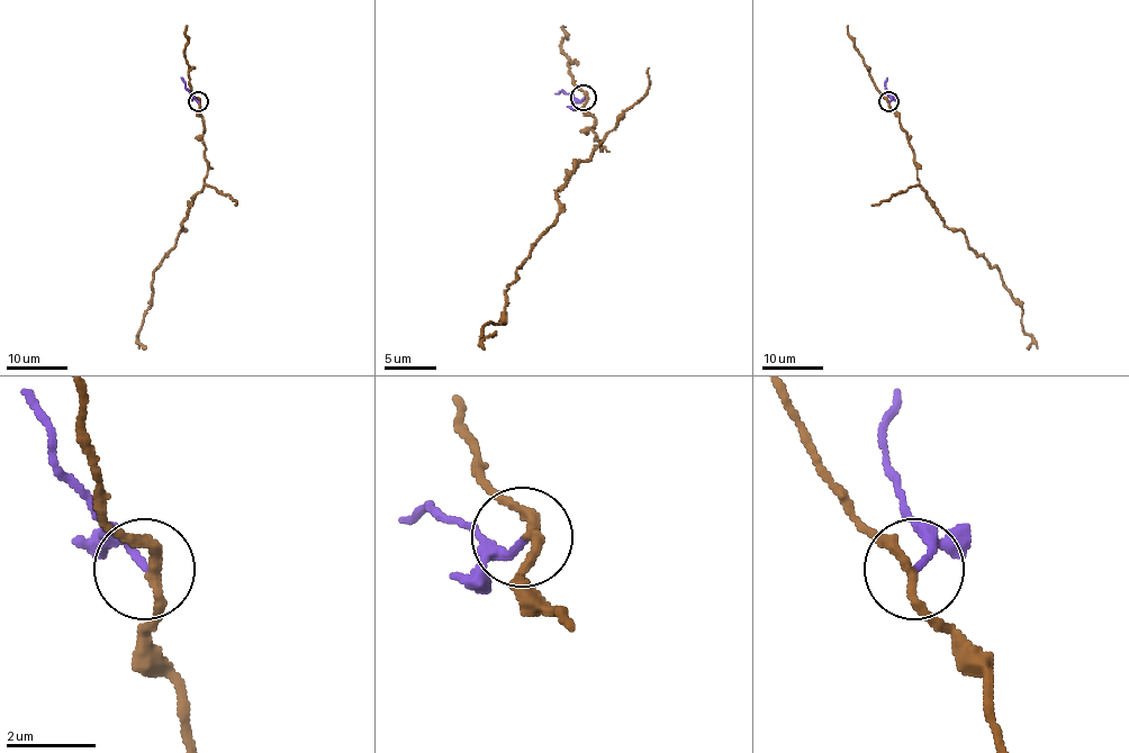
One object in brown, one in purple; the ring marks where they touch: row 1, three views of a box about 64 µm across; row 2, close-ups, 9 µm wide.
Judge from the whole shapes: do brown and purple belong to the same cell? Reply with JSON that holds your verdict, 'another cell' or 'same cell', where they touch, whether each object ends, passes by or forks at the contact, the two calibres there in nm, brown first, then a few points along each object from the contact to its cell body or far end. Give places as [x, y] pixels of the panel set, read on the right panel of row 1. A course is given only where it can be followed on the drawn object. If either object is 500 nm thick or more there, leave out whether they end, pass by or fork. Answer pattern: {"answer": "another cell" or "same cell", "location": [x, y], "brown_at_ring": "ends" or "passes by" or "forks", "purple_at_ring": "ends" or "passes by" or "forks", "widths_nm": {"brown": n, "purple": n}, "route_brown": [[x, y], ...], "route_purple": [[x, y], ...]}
{"answer": "another cell", "location": [888, 101], "brown_at_ring": "passes by", "purple_at_ring": "ends", "widths_nm": {"brown": 200, "purple": 170}, "route_brown": [[890, 102], [944, 224], [960, 230], [1000, 272], [1022, 310], [1027, 347]], "route_purple": [[890, 101], [891, 97], [885, 88], [886, 78]]}

